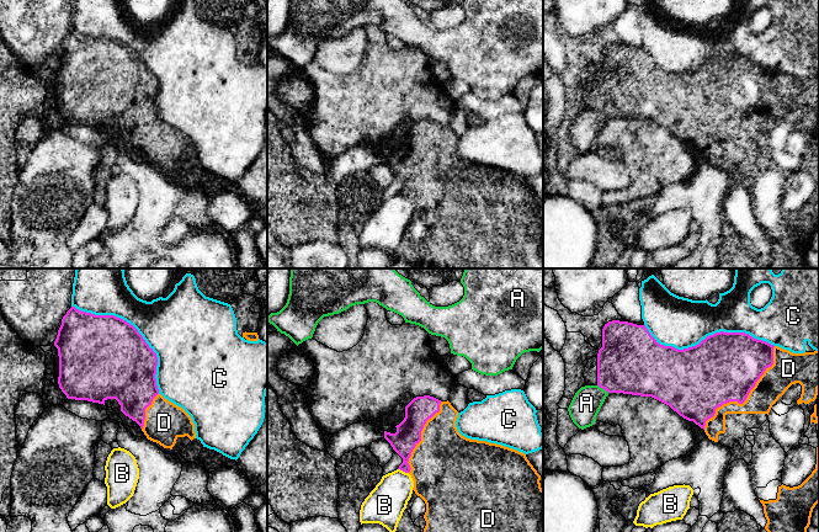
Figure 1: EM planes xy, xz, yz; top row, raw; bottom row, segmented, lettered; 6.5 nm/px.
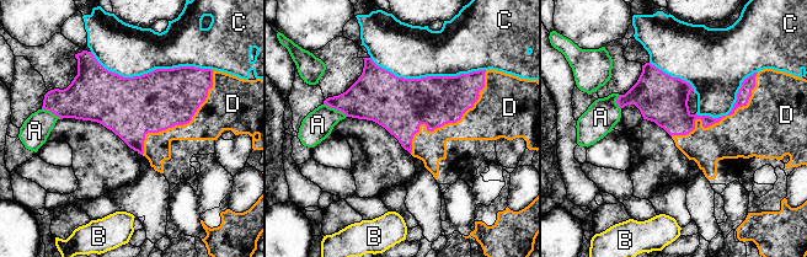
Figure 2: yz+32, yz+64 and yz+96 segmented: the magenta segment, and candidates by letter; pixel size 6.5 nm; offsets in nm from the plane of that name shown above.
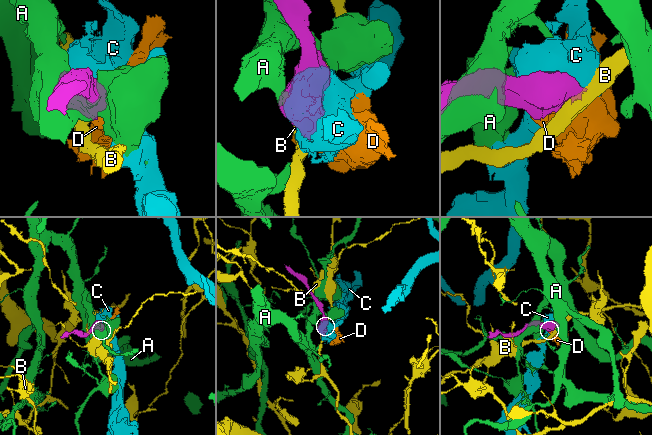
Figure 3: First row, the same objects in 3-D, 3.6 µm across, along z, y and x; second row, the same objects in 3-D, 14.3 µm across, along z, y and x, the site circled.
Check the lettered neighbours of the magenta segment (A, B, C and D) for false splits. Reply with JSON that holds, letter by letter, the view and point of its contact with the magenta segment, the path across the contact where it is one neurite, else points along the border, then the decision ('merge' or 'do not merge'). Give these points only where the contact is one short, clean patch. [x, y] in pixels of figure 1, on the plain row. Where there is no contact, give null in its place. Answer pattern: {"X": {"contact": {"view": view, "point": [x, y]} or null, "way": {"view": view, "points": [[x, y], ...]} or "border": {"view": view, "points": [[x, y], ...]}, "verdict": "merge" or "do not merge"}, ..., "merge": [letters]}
{"A": {"contact": {"view": "yz", "point": [604, 112]}, "verdict": "do not merge"}, "B": {"contact": {"view": "xz", "point": [403, 195]}, "verdict": "do not merge"}, "C": {"contact": {"view": "yz", "point": [707, 60]}, "verdict": "do not merge"}, "D": {"contact": {"view": "yz", "point": [746, 121]}, "verdict": "merge"}, "merge": ["D"]}

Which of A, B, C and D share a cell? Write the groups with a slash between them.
A / B / C / D

